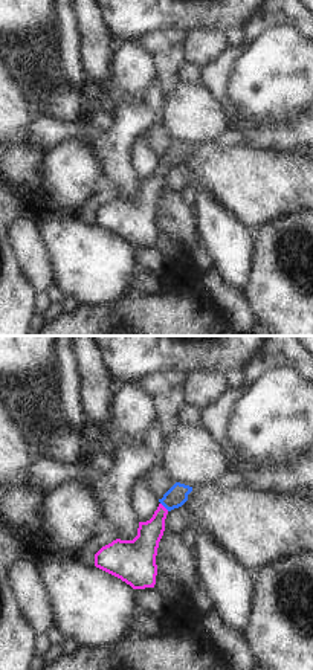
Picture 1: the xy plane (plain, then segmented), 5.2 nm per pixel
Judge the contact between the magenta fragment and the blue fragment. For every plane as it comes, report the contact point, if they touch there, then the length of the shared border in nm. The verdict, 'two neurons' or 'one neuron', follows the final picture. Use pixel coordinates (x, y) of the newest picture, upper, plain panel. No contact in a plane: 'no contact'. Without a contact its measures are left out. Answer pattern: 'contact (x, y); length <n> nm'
contact (164, 165); length 60 nm

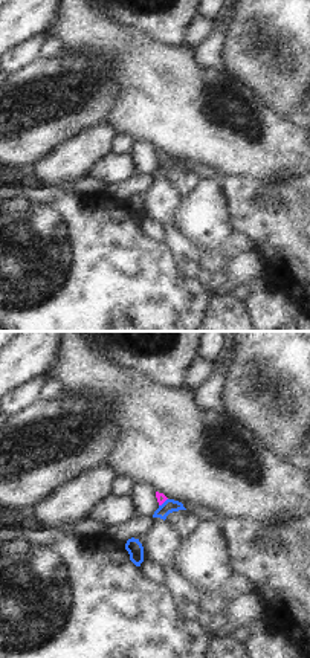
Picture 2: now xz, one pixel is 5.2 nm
contact (162, 161); length 60 nm

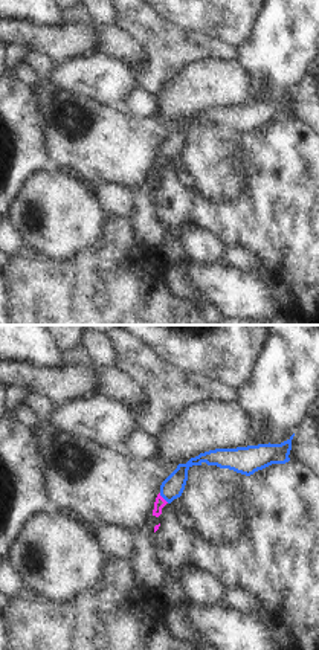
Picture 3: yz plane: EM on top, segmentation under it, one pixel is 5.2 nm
contact (162, 156); length 80 nm

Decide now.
one neuron

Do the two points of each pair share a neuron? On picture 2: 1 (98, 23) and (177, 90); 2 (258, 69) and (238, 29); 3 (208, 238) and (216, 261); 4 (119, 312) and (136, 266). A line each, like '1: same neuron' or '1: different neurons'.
1: same neuron
2: same neuron
3: different neurons
4: same neuron

